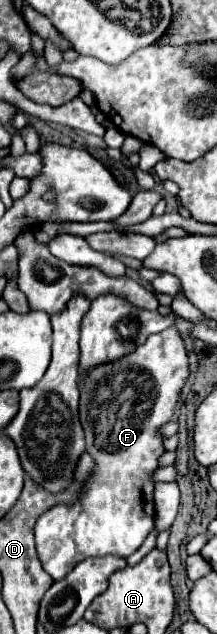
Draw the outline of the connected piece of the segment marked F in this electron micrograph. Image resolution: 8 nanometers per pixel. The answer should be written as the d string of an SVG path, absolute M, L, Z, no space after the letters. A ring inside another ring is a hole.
M169 327L161 333L151 335L137 351L117 359L117 363L105 363L93 367L93 371L81 375L79 379L79 419L85 431L85 451L93 455L95 467L87 477L81 495L71 505L57 505L45 511L35 523L35 549L43 569L53 577L53 581L63 579L81 559L99 555L119 555L129 557L141 547L155 523L153 501L145 499L145 493L153 493L155 481L151 479L159 467L159 457L165 453L165 437L159 429L171 421L173 409L181 397L181 389L189 377L189 357L177 327Z

